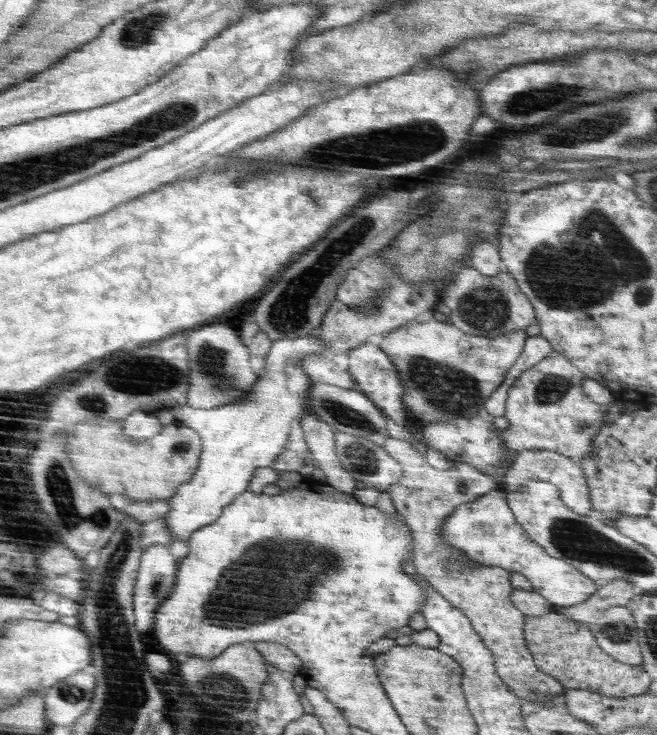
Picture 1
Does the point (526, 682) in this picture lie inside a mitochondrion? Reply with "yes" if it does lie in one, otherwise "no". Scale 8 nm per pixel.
yes

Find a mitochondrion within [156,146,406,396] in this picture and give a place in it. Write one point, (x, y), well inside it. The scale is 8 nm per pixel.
(288, 313)

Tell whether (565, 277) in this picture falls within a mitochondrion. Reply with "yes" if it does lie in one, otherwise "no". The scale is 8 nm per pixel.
yes

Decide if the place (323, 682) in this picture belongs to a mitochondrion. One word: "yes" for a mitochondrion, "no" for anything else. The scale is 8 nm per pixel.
no

